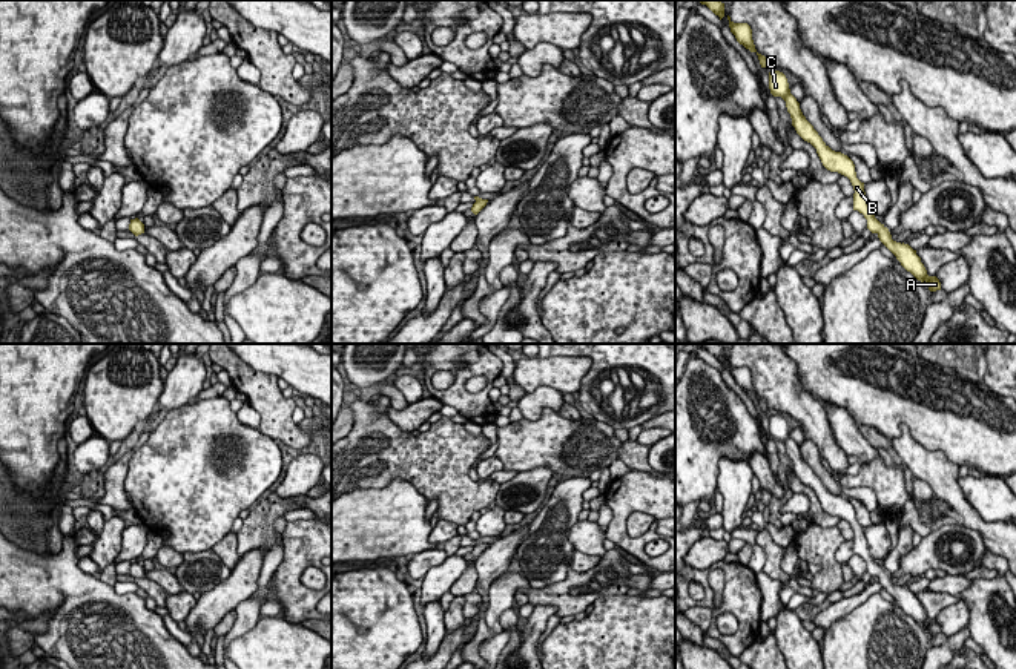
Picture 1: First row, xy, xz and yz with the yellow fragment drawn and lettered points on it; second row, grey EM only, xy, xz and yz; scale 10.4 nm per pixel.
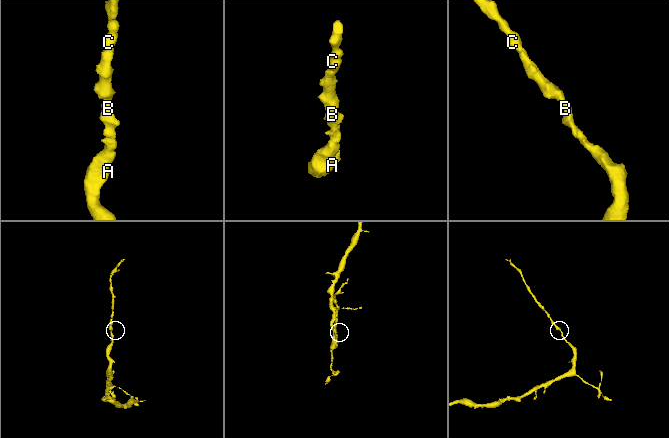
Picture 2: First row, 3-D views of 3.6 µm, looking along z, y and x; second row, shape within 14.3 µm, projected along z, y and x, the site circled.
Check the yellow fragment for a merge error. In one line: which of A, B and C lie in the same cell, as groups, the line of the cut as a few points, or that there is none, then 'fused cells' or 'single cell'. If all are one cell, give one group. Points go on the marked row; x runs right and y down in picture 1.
groups A B C; cut none; single cell

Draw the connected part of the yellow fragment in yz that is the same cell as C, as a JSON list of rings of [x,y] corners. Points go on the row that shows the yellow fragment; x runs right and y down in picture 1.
[[[780,71],[769,72],[769,89],[774,97],[781,97],[786,101],[787,112],[792,118],[792,126],[795,127],[797,133],[807,143],[810,143],[823,163],[823,166],[830,172],[838,172],[847,176],[853,186],[853,210],[858,210],[867,219],[867,229],[872,233],[876,233],[879,241],[896,256],[901,265],[910,272],[918,281],[927,282],[930,292],[941,290],[941,282],[936,276],[929,276],[921,258],[916,255],[909,244],[901,244],[892,239],[889,229],[881,224],[875,215],[870,212],[864,183],[856,178],[855,164],[853,161],[841,153],[832,150],[813,126],[806,120],[800,109],[800,103],[790,94],[787,78]]]

